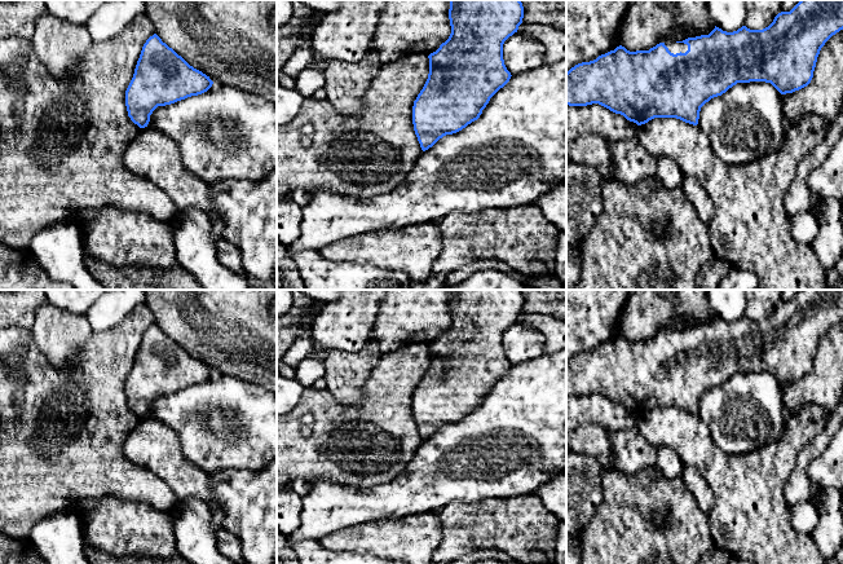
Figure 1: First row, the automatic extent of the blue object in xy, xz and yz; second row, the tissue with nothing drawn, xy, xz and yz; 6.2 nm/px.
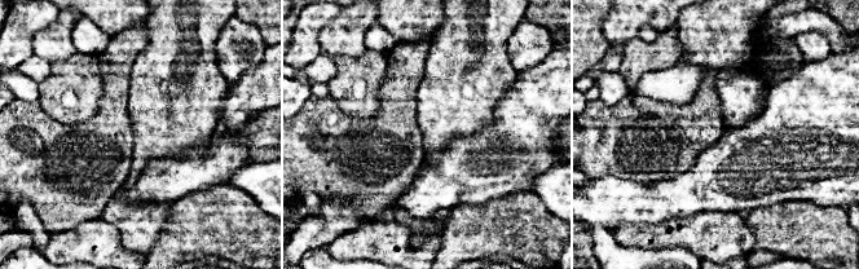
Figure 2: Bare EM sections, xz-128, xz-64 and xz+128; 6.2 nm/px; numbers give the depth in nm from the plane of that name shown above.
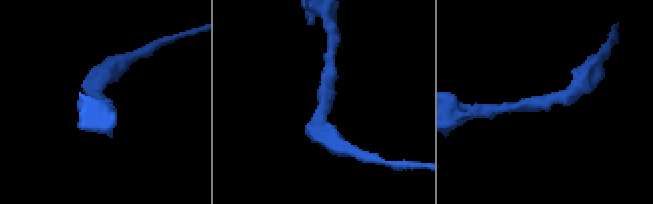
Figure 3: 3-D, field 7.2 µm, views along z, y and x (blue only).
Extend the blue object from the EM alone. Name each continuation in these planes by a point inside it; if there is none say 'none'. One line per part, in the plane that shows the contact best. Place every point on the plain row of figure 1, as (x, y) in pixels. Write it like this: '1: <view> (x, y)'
1: yz (674, 336)

